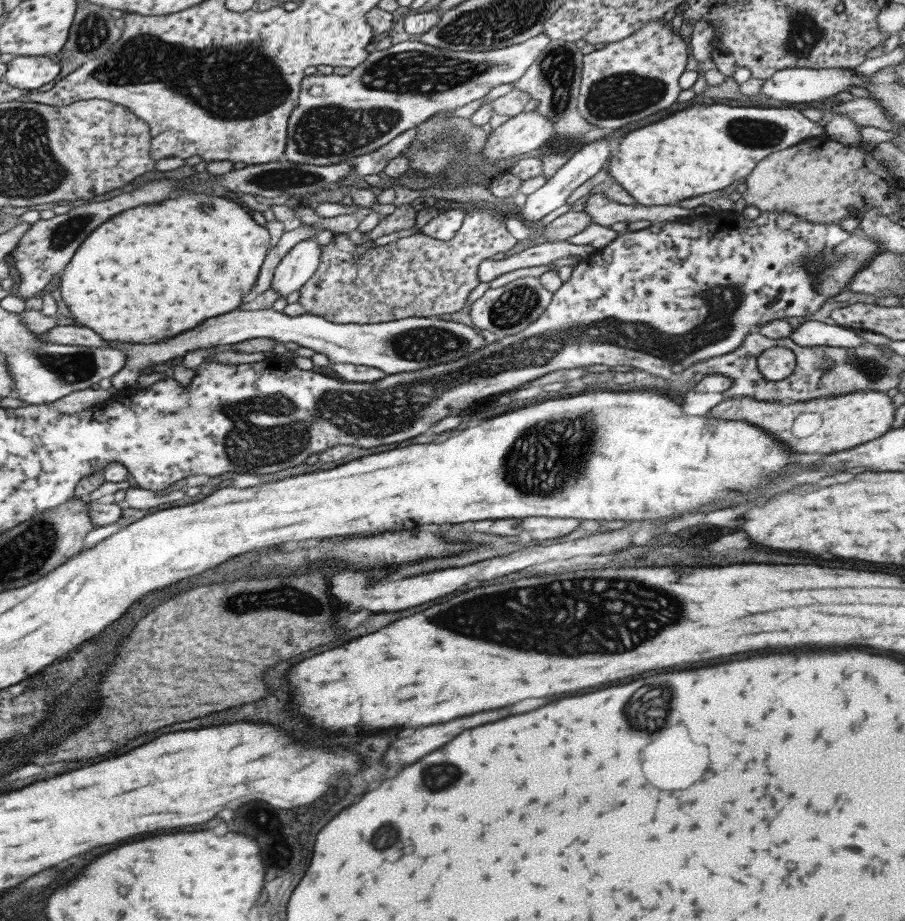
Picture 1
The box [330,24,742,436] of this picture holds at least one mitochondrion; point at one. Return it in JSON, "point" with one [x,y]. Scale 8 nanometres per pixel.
{"point":[422,74]}

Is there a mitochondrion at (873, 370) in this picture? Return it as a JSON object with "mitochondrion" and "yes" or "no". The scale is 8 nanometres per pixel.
{"mitochondrion":"yes"}

